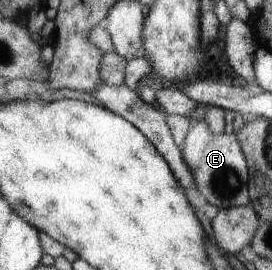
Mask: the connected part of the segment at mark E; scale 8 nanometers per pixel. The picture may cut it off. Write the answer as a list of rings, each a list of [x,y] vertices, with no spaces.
[[[192,120],[183,156],[194,176],[200,193],[216,208],[235,208],[251,203],[249,194],[250,168],[236,133],[216,133],[204,120]]]

